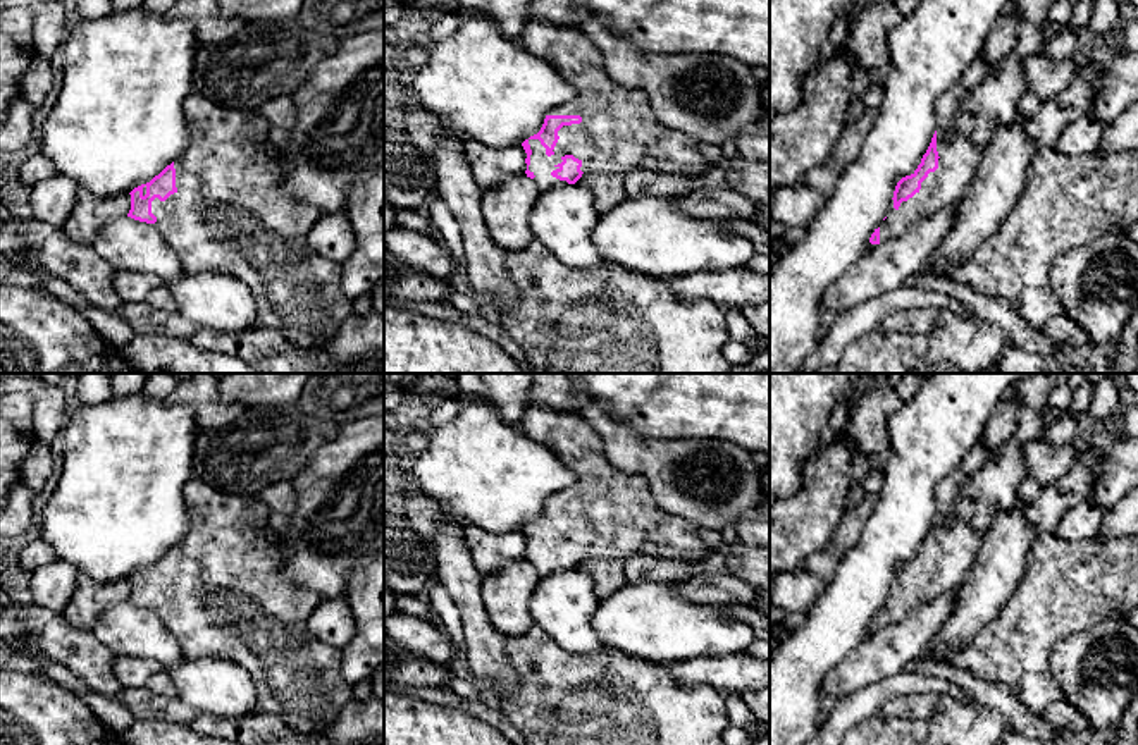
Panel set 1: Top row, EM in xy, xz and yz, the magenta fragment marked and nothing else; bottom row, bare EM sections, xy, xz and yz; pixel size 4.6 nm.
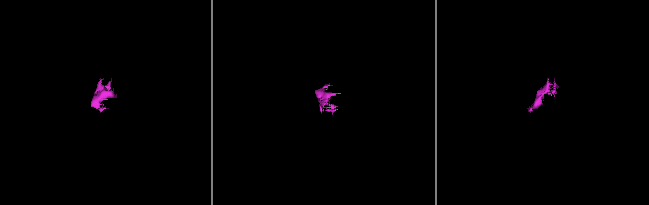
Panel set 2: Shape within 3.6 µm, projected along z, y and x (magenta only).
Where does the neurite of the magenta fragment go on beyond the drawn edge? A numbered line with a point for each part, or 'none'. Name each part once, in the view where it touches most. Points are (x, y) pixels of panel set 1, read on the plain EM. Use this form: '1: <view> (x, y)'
1: xz (618, 518)

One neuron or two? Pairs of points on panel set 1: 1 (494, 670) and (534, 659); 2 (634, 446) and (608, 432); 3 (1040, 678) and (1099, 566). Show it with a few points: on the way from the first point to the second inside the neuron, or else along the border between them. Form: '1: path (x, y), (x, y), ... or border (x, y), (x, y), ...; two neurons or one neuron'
1: border (507, 637), (507, 658), (519, 687), (496, 702); two neurons
2: path (627, 446), (615, 436); one neuron
3: path (1039, 651), (1039, 627), (1071, 594); one neuron

